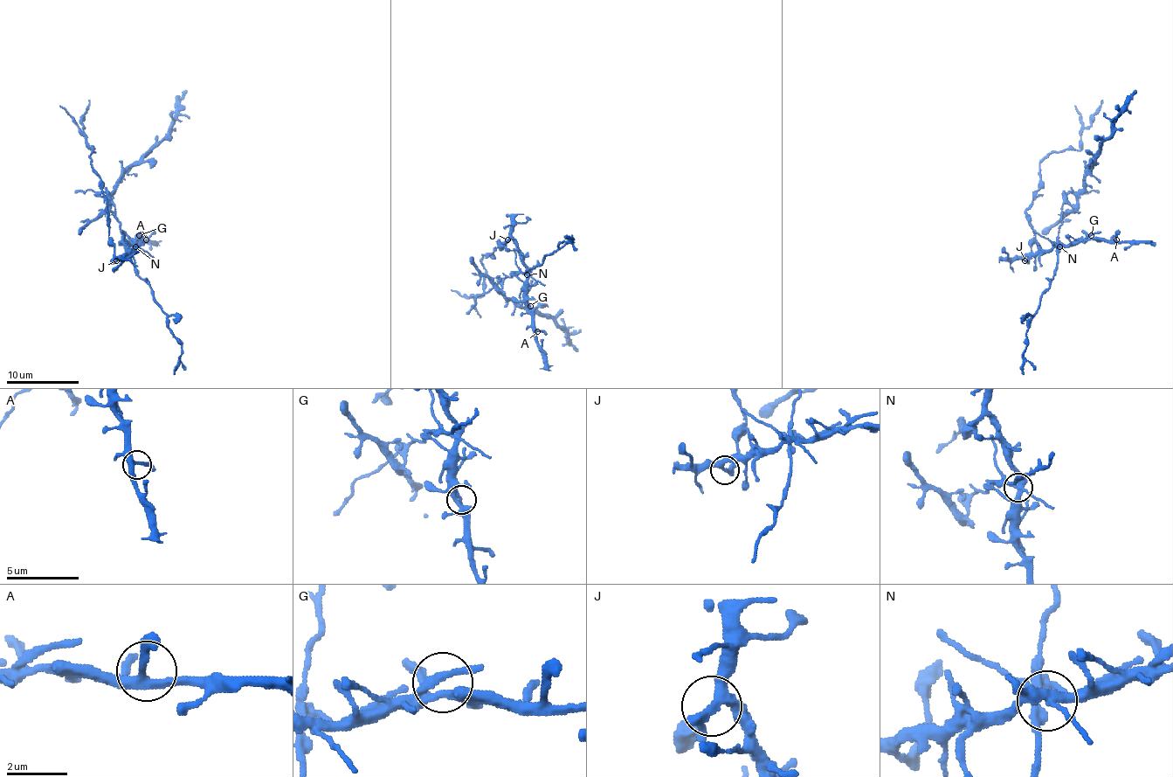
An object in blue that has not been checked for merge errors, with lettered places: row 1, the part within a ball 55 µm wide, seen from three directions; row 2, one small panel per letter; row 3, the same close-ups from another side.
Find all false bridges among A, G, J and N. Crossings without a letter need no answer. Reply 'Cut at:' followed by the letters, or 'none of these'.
Cut at: J, N

